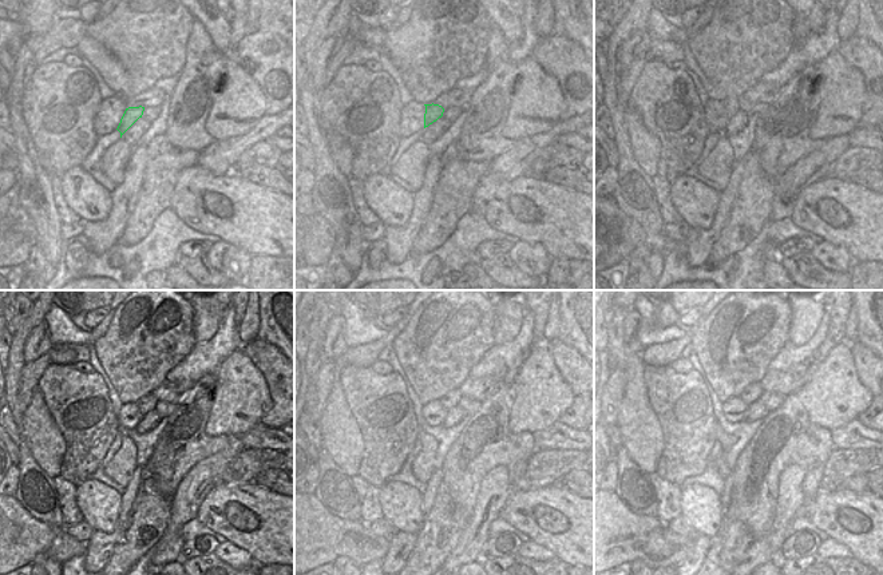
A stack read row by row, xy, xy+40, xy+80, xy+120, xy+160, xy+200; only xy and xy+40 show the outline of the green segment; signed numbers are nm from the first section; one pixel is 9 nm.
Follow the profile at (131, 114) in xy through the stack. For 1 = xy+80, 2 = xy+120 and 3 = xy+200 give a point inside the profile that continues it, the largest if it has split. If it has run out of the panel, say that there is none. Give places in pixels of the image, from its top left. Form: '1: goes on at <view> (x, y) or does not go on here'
1: goes on at xy+80 (732, 106)
2: goes on at xy+120 (147, 403)
3: goes on at xy+200 (752, 393)

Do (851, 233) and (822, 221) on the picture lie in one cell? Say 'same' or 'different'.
same

